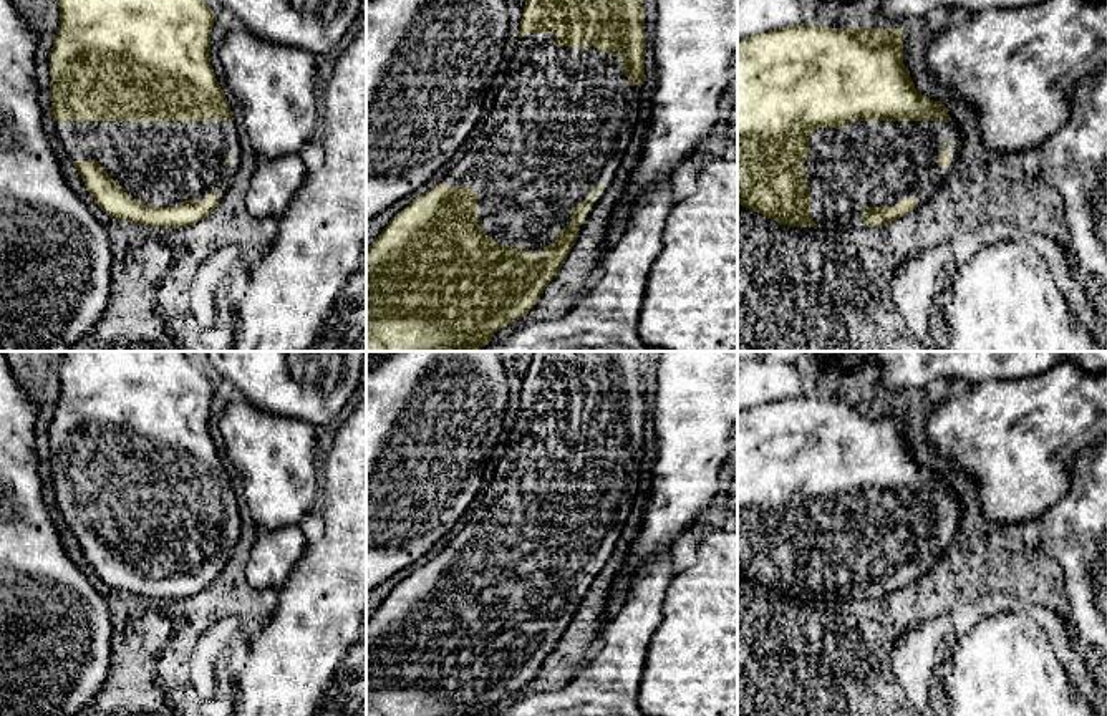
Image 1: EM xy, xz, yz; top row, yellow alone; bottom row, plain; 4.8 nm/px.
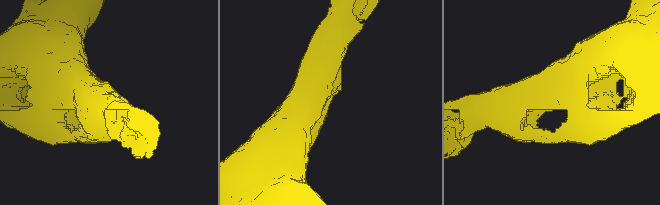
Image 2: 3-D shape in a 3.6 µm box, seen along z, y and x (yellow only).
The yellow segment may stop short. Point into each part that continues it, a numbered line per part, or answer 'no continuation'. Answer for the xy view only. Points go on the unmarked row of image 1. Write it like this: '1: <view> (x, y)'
1: xy (163, 534)

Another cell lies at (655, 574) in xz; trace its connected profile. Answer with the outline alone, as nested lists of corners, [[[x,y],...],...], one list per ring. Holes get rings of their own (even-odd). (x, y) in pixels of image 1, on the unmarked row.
[[[665,549],[640,567],[633,590],[605,626],[602,651],[570,683],[522,698],[505,713],[487,716],[646,716],[638,706],[638,688],[650,643],[663,622],[663,603],[673,577],[671,549]]]

